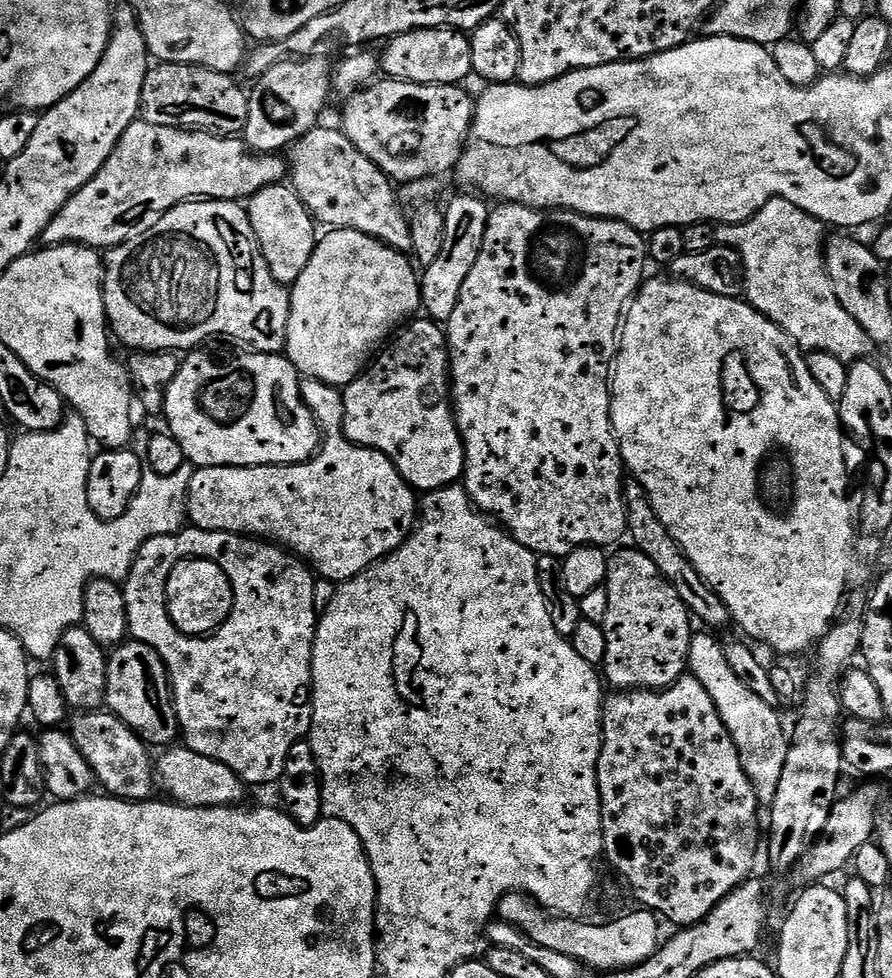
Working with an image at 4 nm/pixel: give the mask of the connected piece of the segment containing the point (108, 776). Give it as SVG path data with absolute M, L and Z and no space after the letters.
M107 710L81 712L71 717L72 741L78 746L82 758L90 762L93 777L105 793L115 796L117 800L150 800L153 799L152 787L158 781L154 775L154 756L151 756L149 745L145 744L136 733L117 718L116 713Z

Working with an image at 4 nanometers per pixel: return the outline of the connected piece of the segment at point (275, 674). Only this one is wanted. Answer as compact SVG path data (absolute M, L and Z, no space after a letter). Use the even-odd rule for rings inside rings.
M195 526L147 540L136 555L127 580L123 581L131 639L141 640L162 658L172 685L183 743L198 754L206 754L206 758L214 758L214 762L230 766L245 785L275 785L284 773L290 746L311 733L312 647L318 623L314 606L316 581L313 569L283 547L251 536L207 532ZM192 557L214 561L232 583L232 612L211 635L187 636L180 633L168 613L167 580L171 570L178 566L180 560Z

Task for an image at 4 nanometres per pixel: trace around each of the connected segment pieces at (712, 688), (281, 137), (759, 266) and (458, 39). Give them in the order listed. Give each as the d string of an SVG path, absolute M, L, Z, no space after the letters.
M700 631L693 635L690 642L687 671L698 682L702 682L702 687L706 689L706 694L710 694L710 698L714 702L714 706L730 734L730 738L734 738L734 746L738 746L738 754L742 758L742 766L756 790L756 796L760 799L761 805L771 806L778 794L778 782L782 782L782 770L786 767L786 754L788 753L788 745L790 743L789 733L786 731L786 728L784 732L784 724L780 721L779 715L781 713L777 709L770 707L766 702L762 702L762 698L758 698L758 694L754 694L754 690L749 690L738 679L738 674L734 674L734 670L730 670L730 662L726 662L723 643L719 639L716 641L712 637L715 635L711 631Z
M324 54L319 56L306 56L303 58L289 58L287 60L280 60L274 66L272 66L270 70L266 70L266 74L259 76L255 83L253 83L256 85L254 85L253 88L250 88L250 95L248 97L248 101L250 102L250 118L246 118L246 126L244 127L244 131L242 133L244 143L247 144L253 152L257 154L283 153L285 150L291 149L292 145L295 144L296 141L302 139L307 132L318 127L318 125L321 123L320 115L323 114L324 107L326 107L328 104L328 95L333 95L334 92L334 68L331 63L328 65L328 60L329 57Z
M771 200L758 210L746 222L741 224L721 224L716 228L716 239L723 247L733 248L740 255L744 264L743 295L747 303L758 309L770 322L774 322L802 350L808 352L825 352L834 354L845 362L863 360L873 351L872 339L842 310L838 302L838 294L834 294L834 286L828 277L824 261L824 245L826 243L825 225L815 220L806 210L798 210L794 202Z
M419 28L406 34L393 36L383 45L382 72L385 77L404 80L407 83L420 84L456 84L463 85L467 76L473 75L472 59L470 58L470 39L465 33L455 28Z

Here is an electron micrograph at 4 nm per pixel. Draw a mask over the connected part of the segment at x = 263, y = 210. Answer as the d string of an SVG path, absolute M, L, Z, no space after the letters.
M284 182L255 192L247 201L246 211L266 258L266 266L270 266L270 274L274 274L276 281L282 285L295 284L316 249L318 224L312 213L301 202L295 188Z

